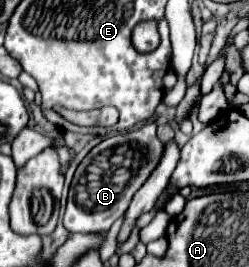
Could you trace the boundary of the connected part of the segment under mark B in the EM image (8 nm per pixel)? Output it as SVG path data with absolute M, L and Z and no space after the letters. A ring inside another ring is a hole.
M147 123L137 131L125 131L103 139L79 163L67 199L63 225L69 233L105 233L127 211L137 189L147 181L165 151L165 143L157 137L157 125ZM115 167L119 173L115 175Z

